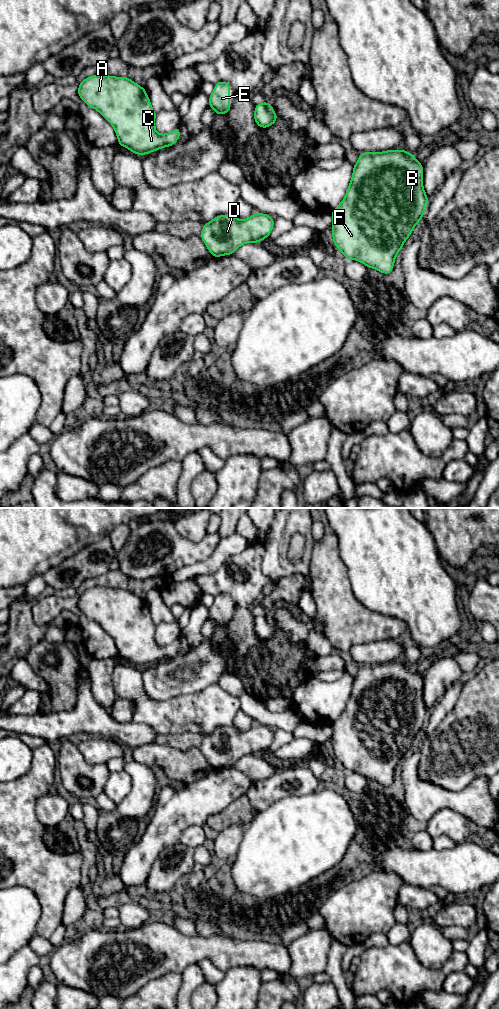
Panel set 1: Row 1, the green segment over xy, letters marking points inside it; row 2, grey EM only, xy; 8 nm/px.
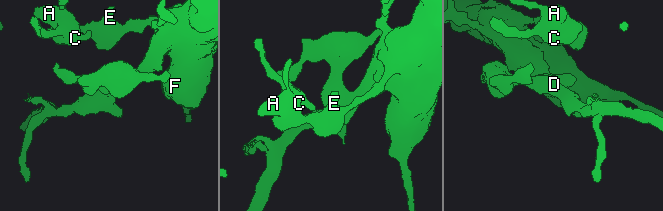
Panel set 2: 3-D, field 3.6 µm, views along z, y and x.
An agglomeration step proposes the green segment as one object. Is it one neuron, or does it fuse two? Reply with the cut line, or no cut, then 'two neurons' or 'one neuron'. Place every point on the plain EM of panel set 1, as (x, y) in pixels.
no cut | one neuron

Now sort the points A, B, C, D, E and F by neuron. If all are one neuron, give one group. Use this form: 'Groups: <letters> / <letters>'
Groups: A B C D E F

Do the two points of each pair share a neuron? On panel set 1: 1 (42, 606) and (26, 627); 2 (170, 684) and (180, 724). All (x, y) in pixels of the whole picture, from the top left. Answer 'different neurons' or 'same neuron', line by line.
1: different neurons
2: different neurons

